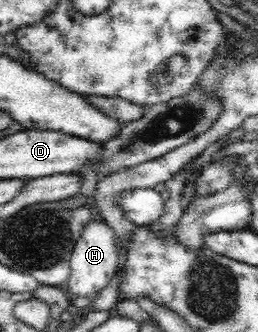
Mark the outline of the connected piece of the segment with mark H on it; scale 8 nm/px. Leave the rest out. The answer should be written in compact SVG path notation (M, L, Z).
M102 218L92 219L82 228L81 237L74 243L73 253L70 254L69 260L71 273L67 281L68 290L72 292L72 296L94 298L98 293L110 291L109 281L118 266L119 249L116 244L114 229L110 228Z

